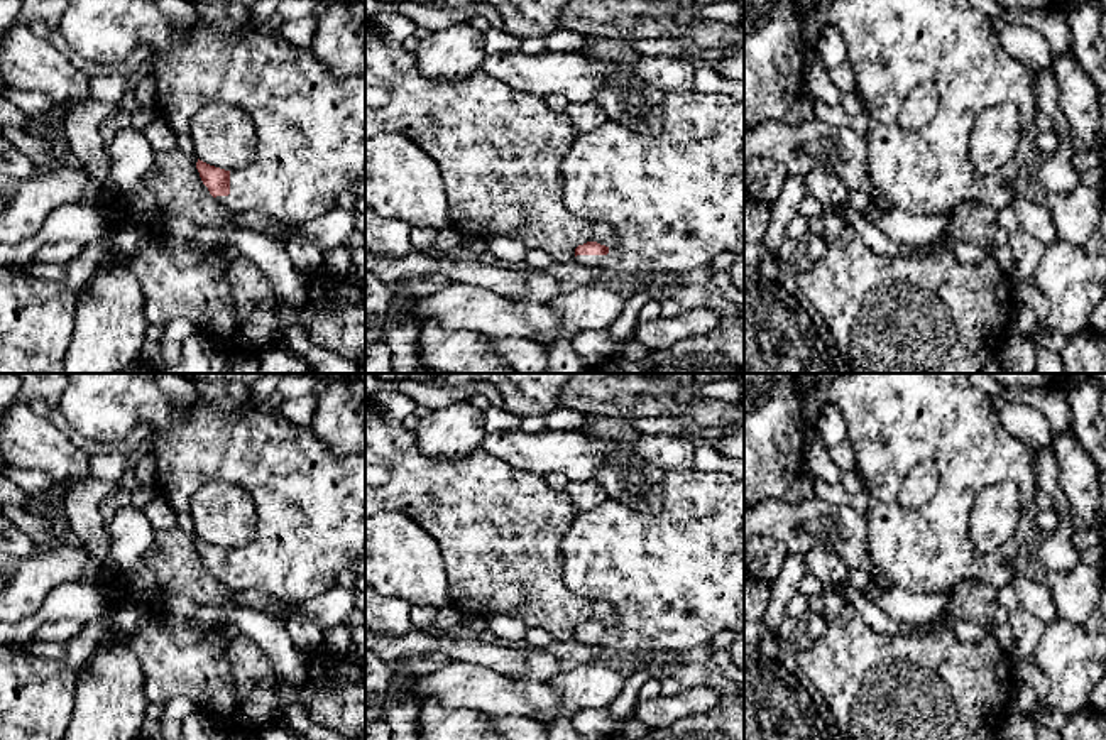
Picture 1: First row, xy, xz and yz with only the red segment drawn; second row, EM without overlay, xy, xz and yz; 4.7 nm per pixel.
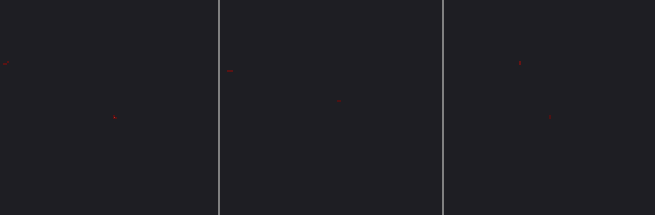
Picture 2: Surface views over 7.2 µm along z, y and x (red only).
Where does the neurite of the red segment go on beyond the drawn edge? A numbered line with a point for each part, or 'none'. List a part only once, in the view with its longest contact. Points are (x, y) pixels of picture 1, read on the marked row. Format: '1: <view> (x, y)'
1: xz (675, 198)

